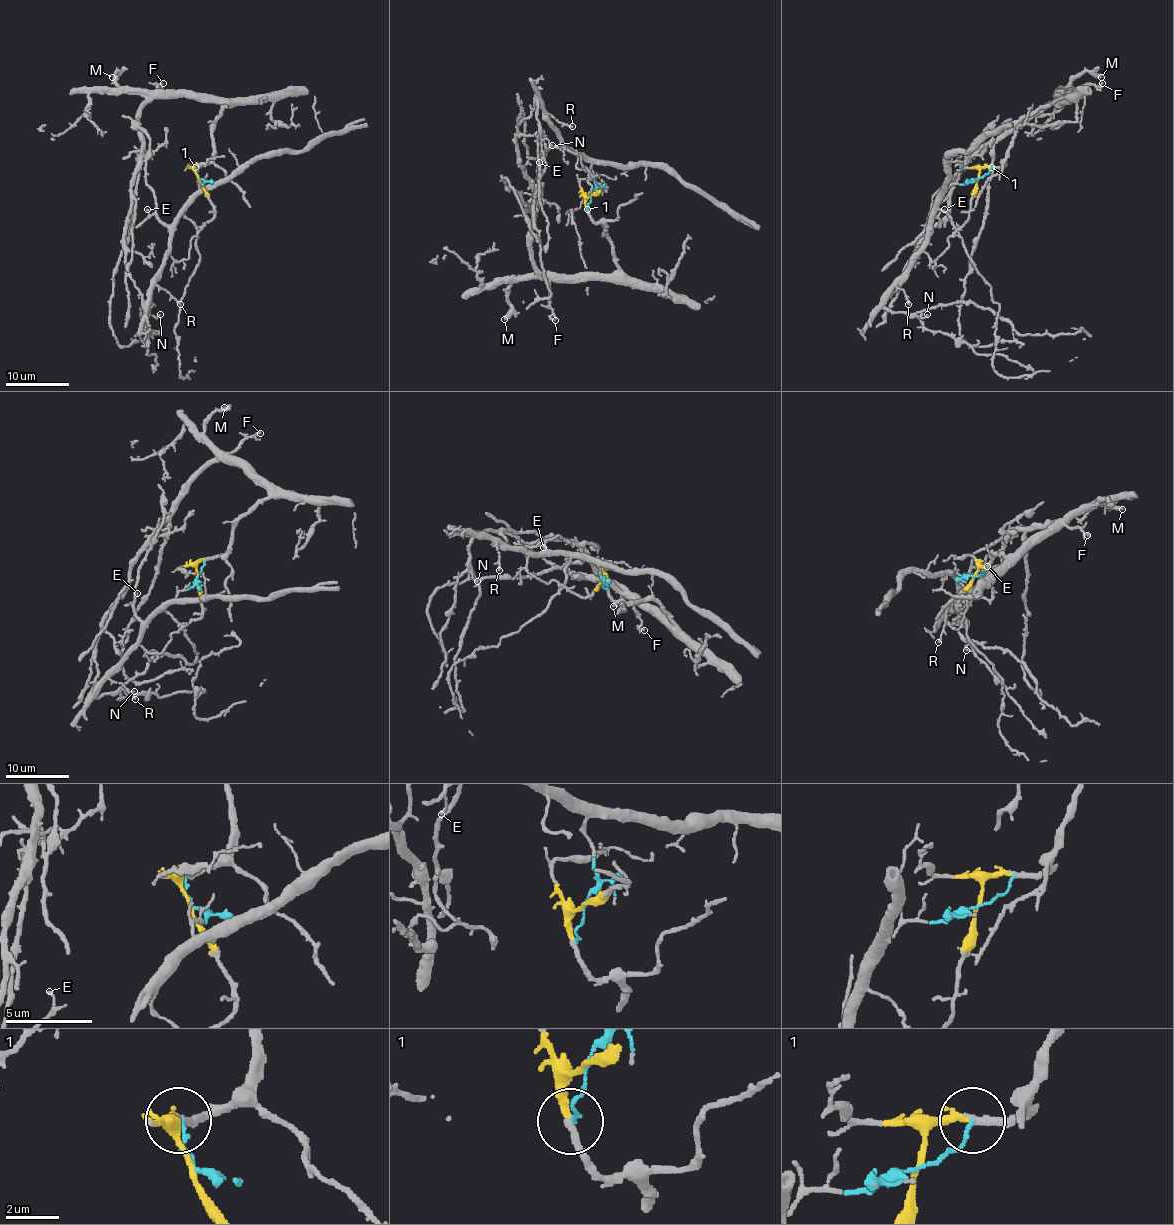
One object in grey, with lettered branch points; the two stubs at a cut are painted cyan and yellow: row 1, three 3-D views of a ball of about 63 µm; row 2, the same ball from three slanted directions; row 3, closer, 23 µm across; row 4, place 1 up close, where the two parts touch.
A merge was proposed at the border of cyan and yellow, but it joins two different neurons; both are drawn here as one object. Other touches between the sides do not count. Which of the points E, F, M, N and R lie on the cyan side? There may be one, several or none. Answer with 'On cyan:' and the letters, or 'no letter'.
On cyan: E, N, R

